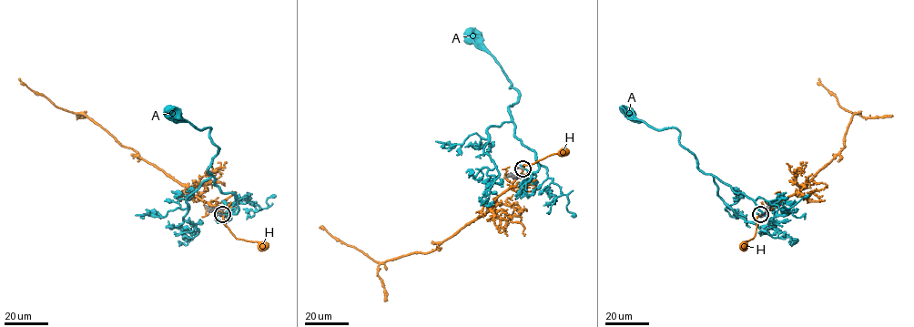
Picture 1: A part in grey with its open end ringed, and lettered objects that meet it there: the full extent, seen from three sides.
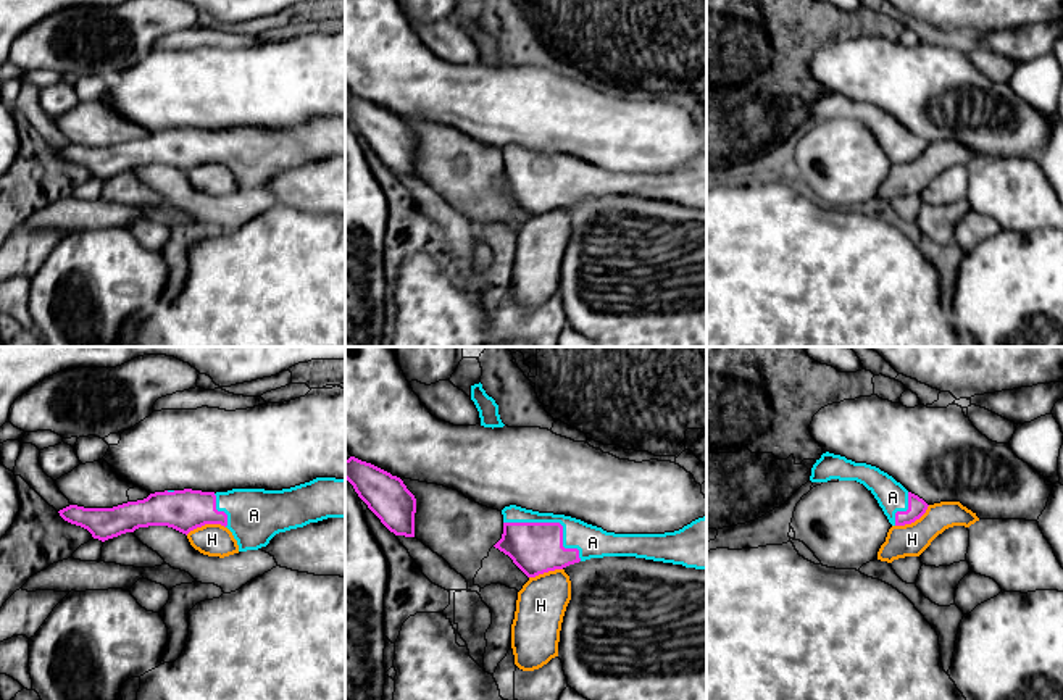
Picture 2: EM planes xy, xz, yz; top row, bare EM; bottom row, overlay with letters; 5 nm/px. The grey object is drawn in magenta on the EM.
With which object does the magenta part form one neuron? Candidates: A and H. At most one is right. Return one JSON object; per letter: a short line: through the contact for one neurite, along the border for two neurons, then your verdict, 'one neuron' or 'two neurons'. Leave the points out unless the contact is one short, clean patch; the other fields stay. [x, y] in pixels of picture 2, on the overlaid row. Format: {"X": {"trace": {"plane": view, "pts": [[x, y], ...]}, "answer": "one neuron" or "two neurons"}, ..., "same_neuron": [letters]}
{"A": {"trace": {"plane": "xz", "pts": [[534, 547], [555, 523], [576, 541], [592, 542]]}, "answer": "one neuron"}, "H": {"answer": "two neurons"}, "same_neuron": ["A"]}

